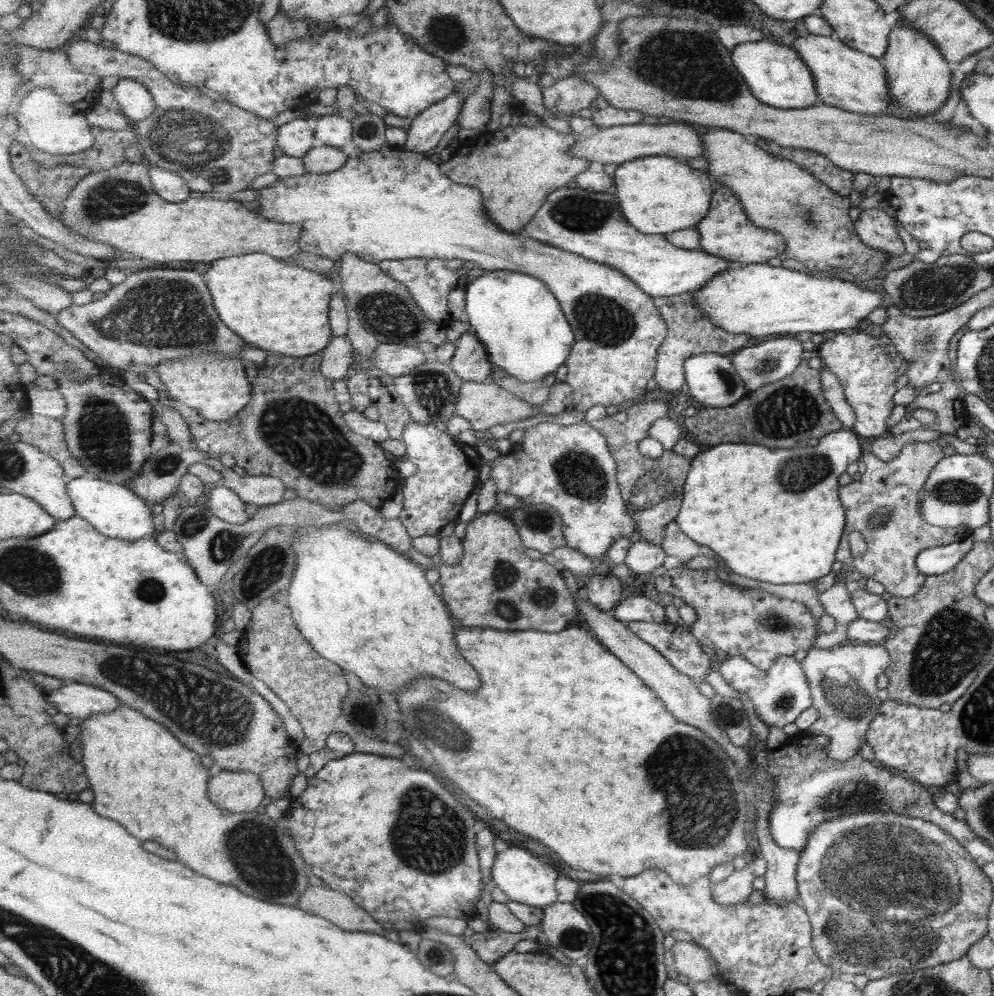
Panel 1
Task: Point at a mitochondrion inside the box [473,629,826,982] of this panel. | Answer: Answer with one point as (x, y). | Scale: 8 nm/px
(701, 818)

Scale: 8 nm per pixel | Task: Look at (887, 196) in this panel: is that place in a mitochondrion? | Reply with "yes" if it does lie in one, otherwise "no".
no

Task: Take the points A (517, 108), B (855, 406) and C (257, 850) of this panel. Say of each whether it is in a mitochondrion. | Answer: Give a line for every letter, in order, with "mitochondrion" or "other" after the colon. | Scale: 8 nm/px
A: other
B: other
C: mitochondrion

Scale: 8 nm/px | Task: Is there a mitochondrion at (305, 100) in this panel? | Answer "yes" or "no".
no

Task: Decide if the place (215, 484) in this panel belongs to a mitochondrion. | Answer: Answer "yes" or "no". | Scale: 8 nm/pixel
no

